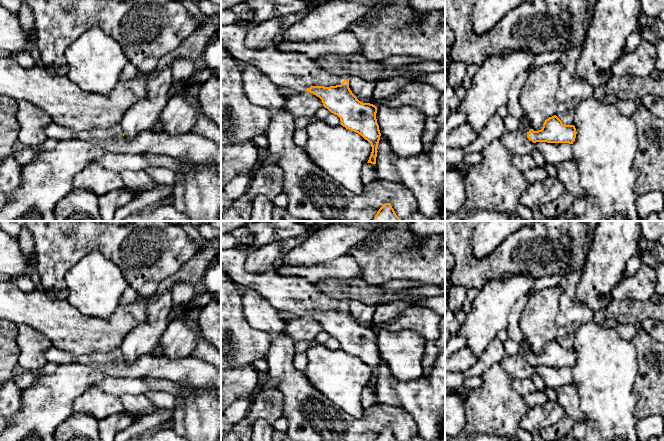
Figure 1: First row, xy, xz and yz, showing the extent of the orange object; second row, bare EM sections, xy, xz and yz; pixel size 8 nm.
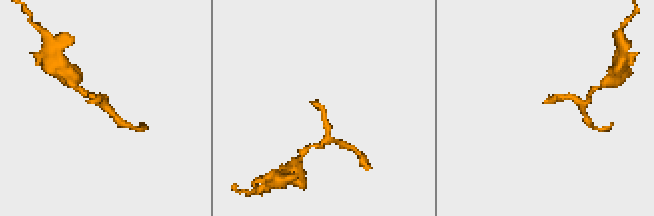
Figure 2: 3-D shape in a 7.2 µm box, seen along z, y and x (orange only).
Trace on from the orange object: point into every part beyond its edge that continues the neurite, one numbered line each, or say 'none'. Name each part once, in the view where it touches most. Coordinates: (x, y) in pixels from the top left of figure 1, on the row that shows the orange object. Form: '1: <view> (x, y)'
1: xz (292, 70)

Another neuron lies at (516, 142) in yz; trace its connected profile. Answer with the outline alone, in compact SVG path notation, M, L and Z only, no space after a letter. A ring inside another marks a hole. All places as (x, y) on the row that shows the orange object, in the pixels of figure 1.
M520 129L505 131L499 140L513 155L531 154L535 149L534 143Z

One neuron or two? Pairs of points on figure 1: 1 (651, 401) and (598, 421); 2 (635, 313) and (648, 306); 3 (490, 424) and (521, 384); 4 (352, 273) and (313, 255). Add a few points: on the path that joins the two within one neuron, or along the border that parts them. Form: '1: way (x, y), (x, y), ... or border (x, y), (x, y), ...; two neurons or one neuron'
1: border (634, 384), (638, 397), (634, 409), (637, 420); two neurons
2: way (638, 311), (645, 309); one neuron
3: border (512, 379), (512, 387), (522, 397); two neurons
4: border (346, 254), (304, 267); two neurons

